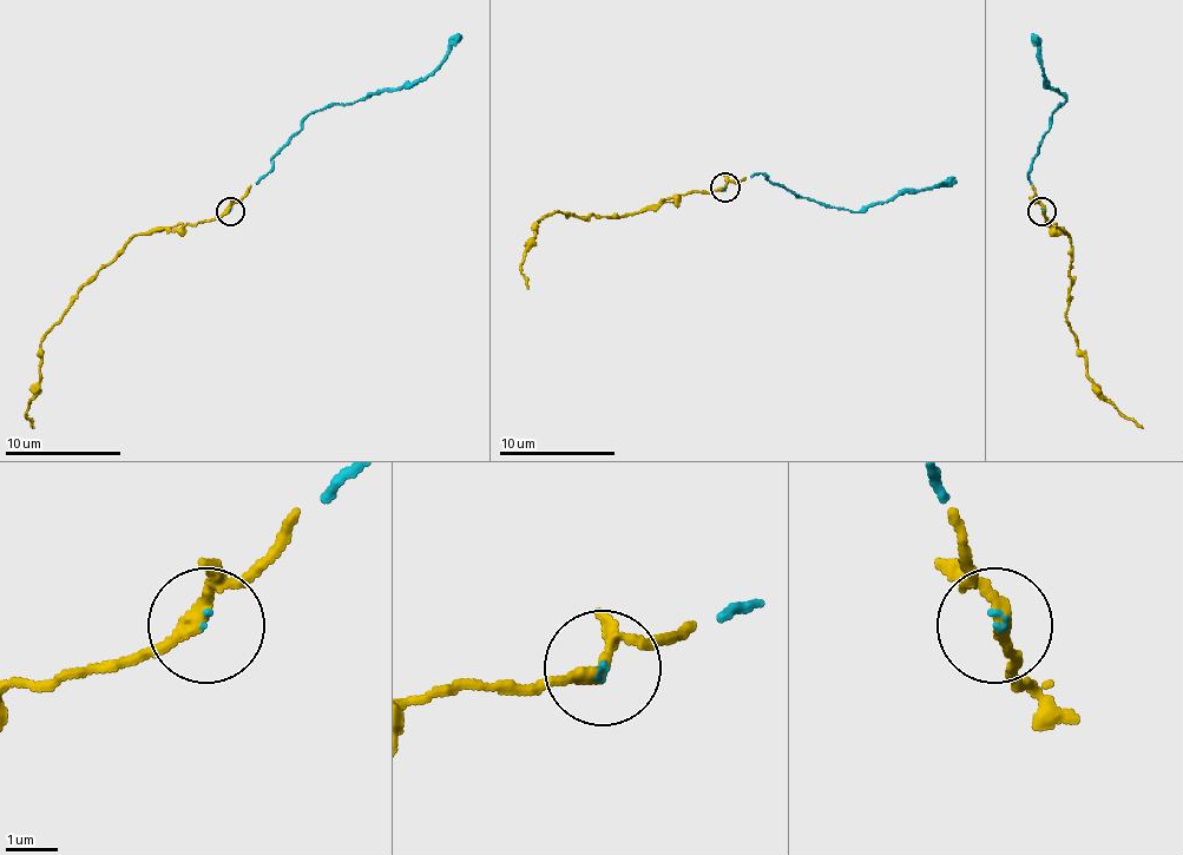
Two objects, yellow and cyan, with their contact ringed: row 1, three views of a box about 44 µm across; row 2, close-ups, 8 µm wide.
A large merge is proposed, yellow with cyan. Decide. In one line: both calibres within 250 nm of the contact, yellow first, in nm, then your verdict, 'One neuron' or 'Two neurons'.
Thickness 200 nm (yellow) against 70 nm. One neuron

